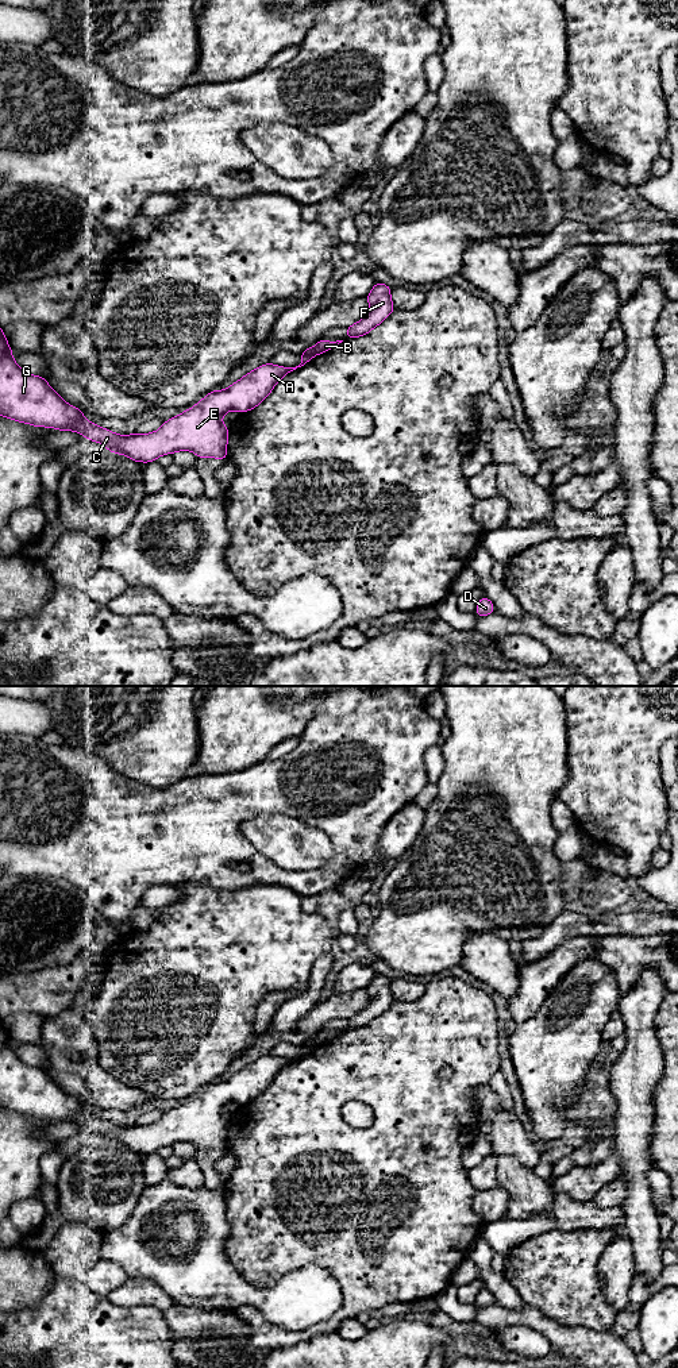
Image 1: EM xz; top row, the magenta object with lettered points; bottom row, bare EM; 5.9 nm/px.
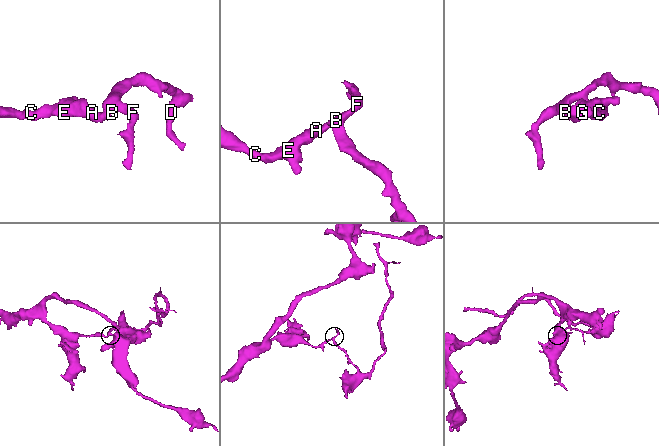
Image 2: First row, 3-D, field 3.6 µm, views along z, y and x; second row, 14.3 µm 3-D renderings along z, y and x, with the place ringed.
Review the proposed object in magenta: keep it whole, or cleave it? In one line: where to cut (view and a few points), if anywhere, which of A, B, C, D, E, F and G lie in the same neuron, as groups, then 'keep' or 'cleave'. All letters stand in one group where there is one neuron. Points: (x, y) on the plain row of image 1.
cut in xz along (308, 1040), (315, 1045); A C E G / B D F; cleave

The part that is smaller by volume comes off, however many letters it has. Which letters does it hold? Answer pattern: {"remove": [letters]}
{"remove": ["B", "D", "F"]}

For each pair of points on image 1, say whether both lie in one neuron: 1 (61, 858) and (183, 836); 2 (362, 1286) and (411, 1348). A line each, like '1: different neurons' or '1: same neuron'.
1: same neuron
2: different neurons

